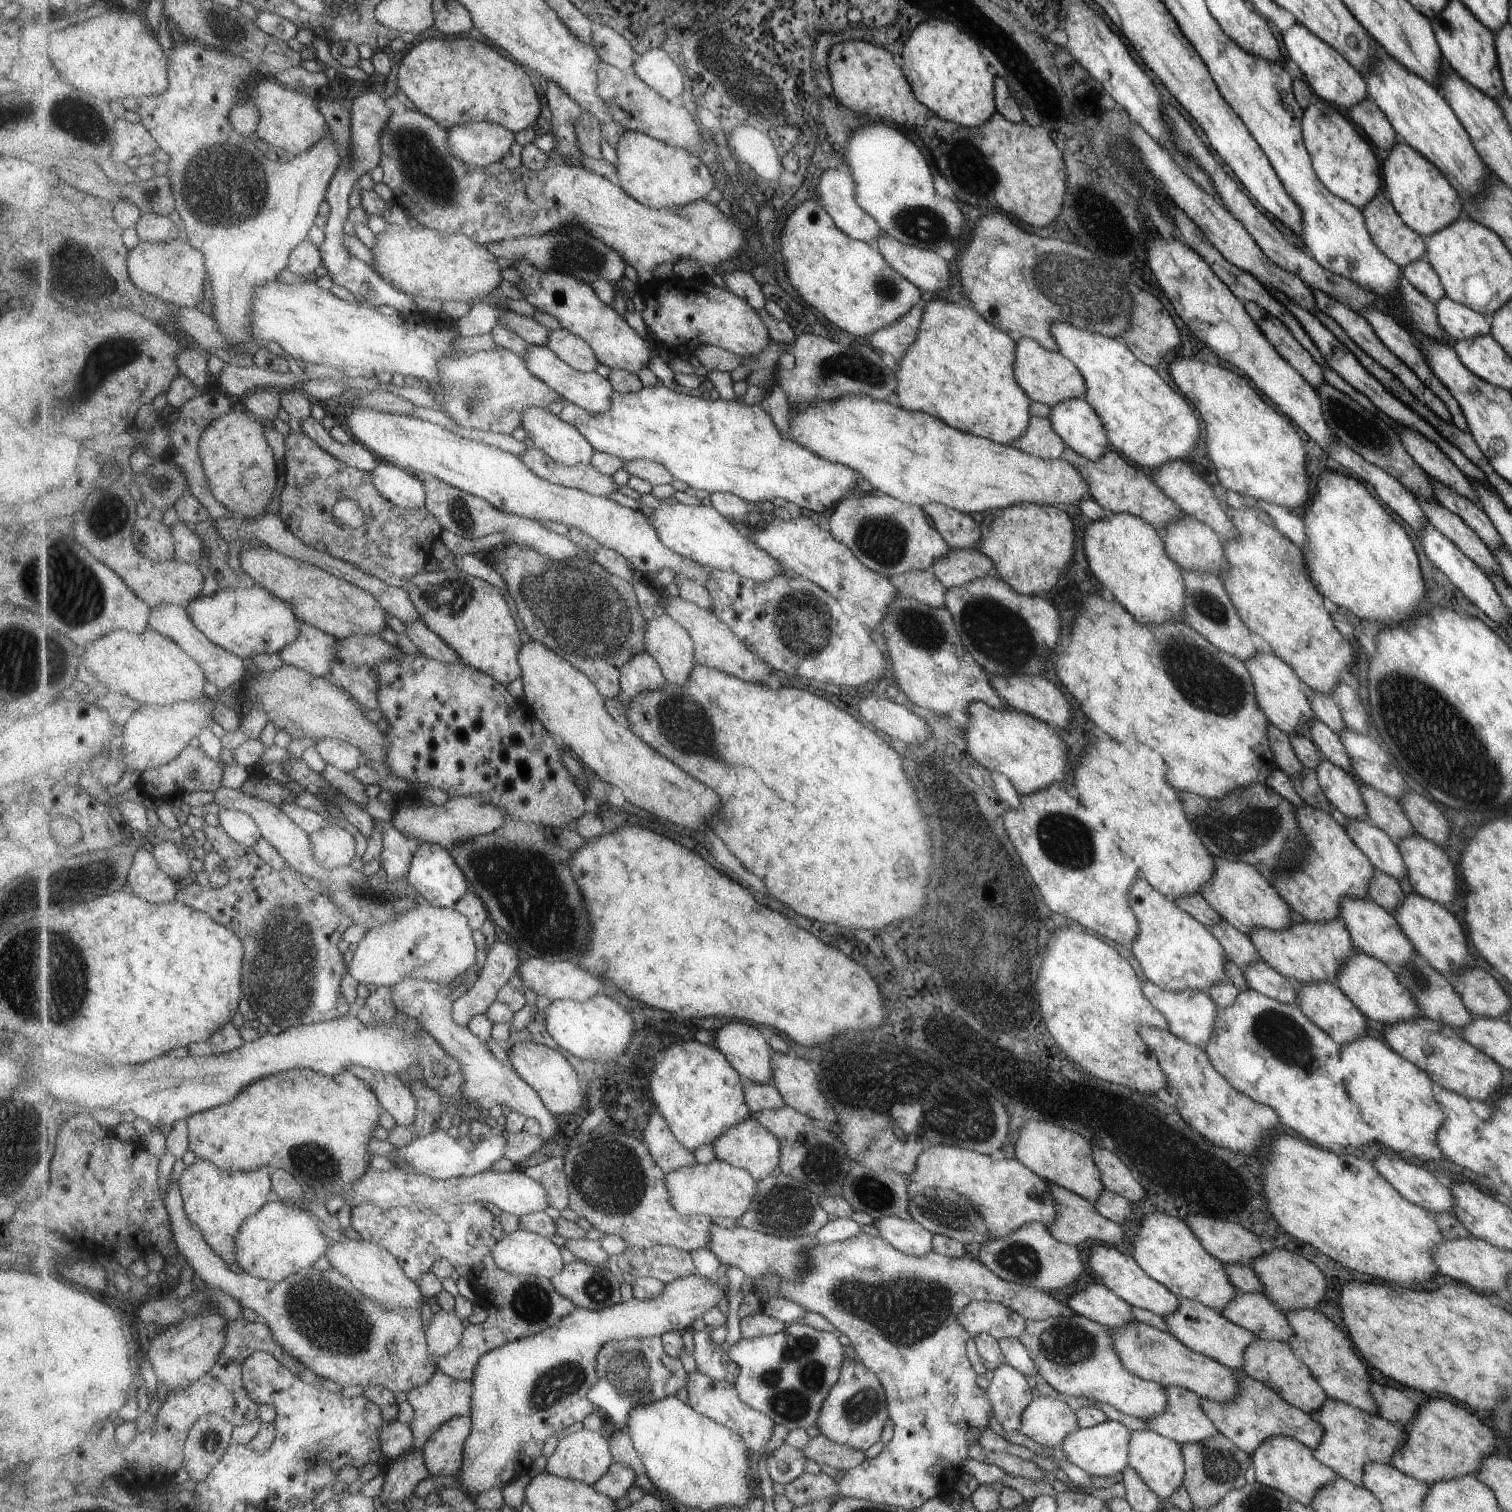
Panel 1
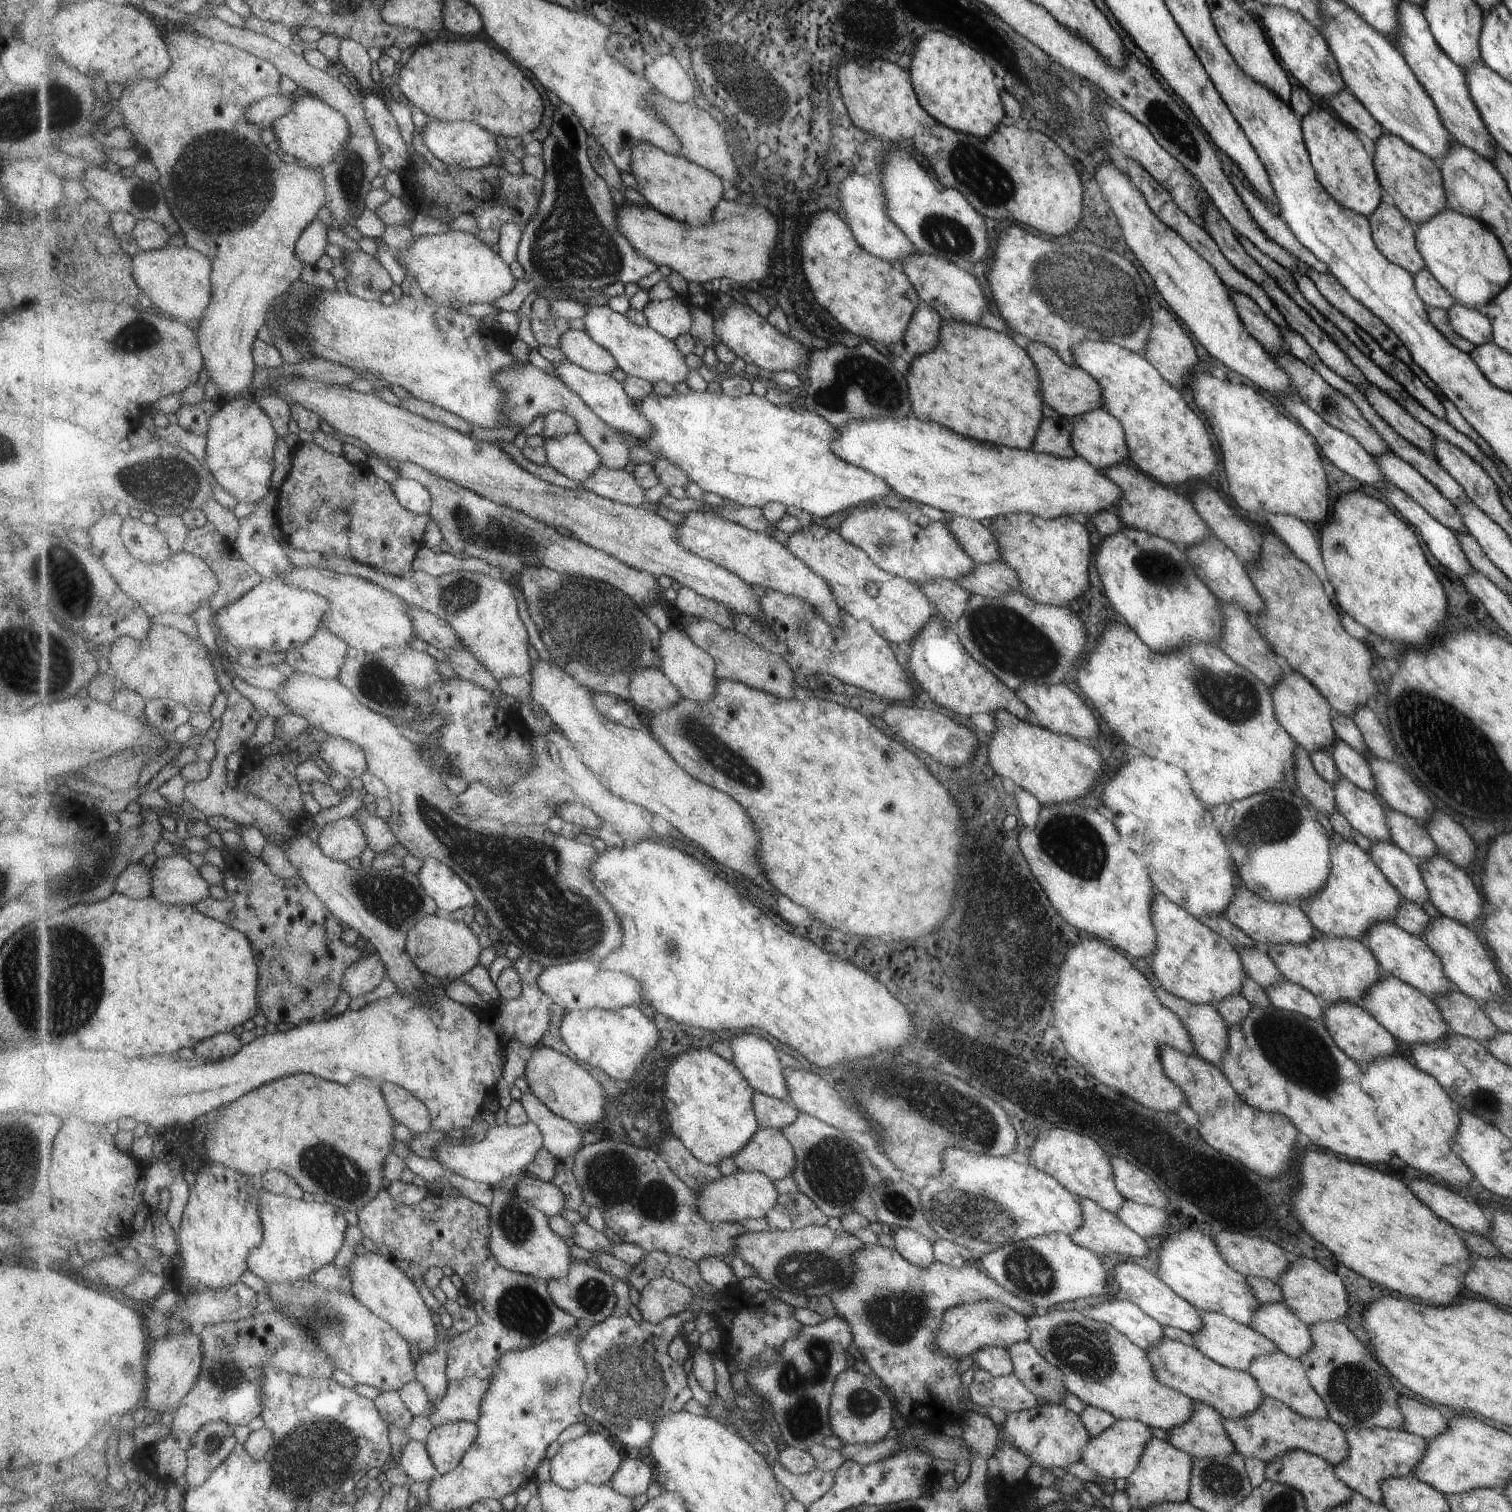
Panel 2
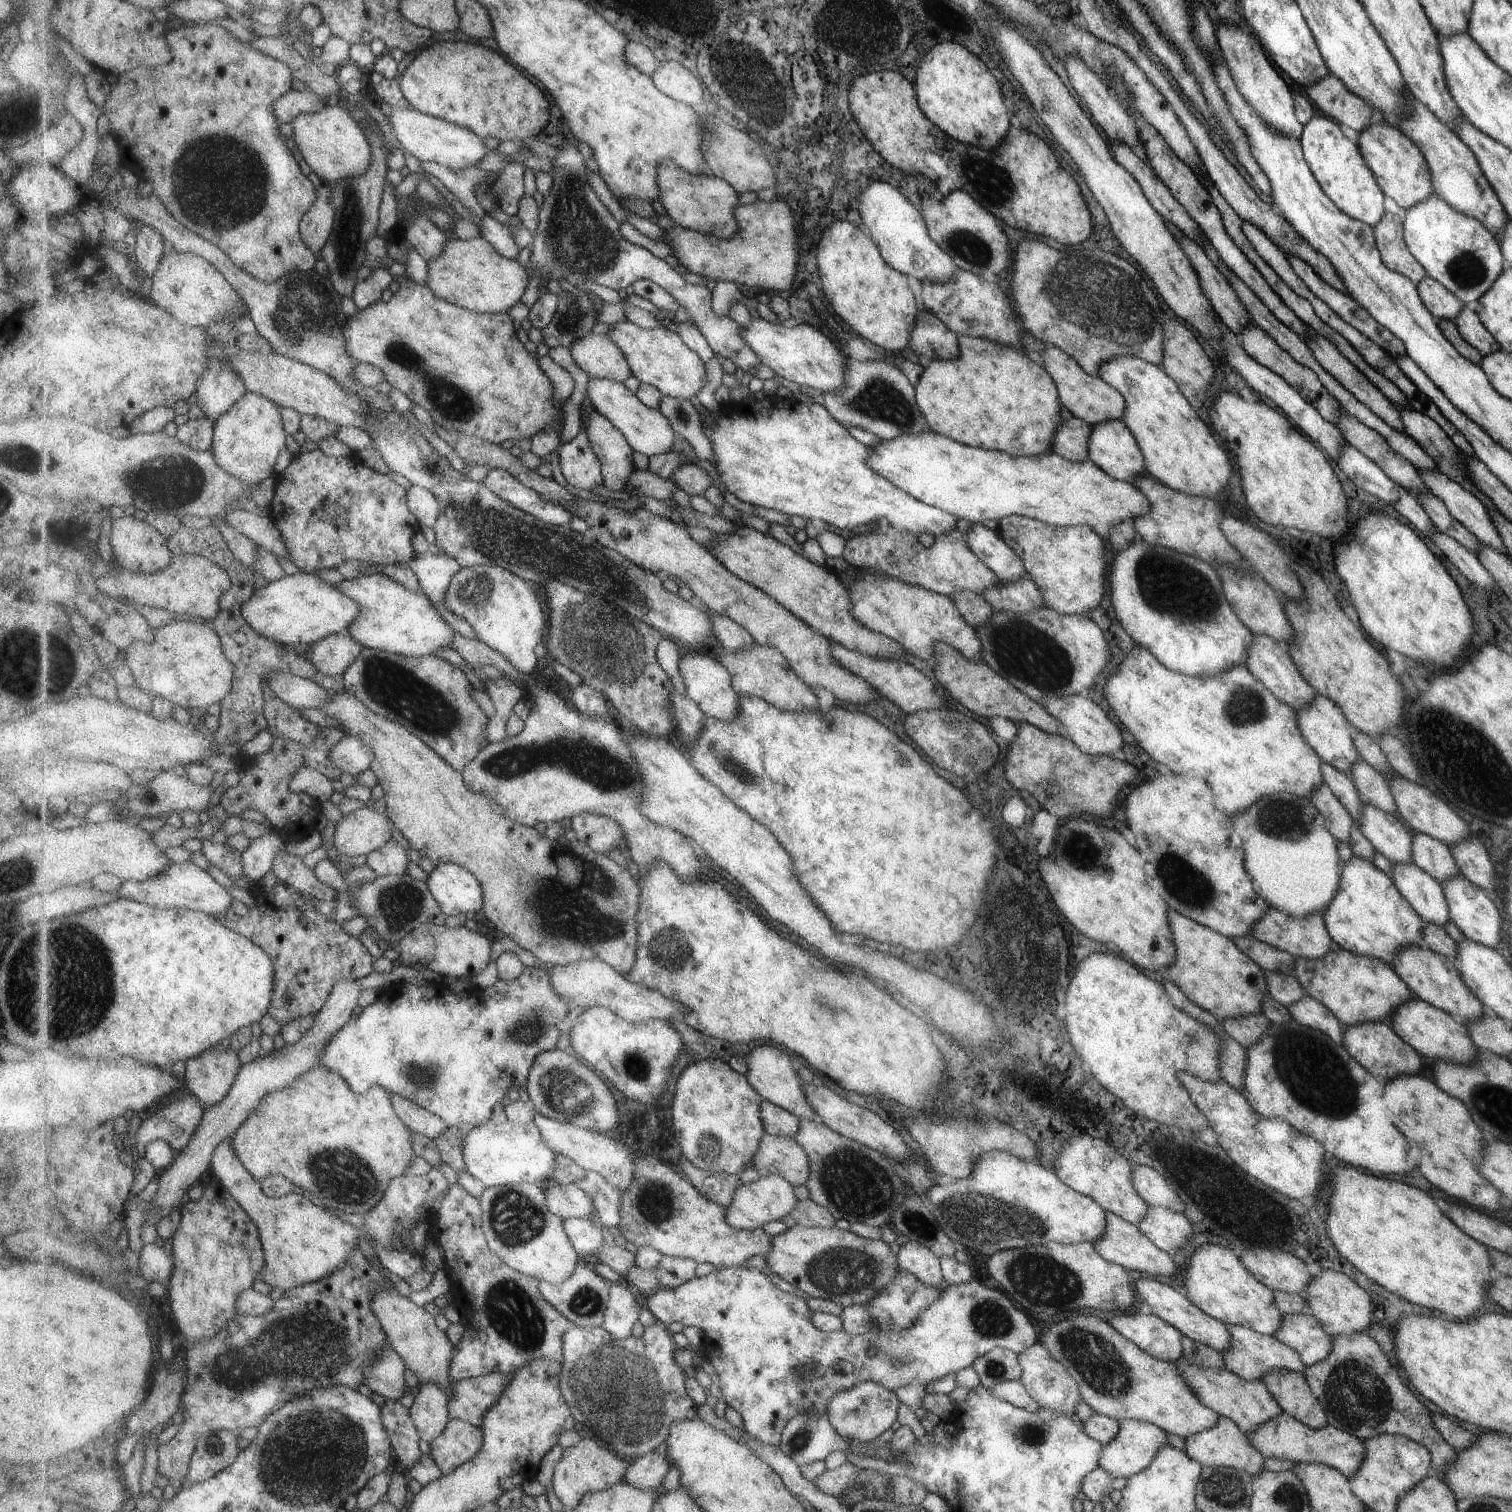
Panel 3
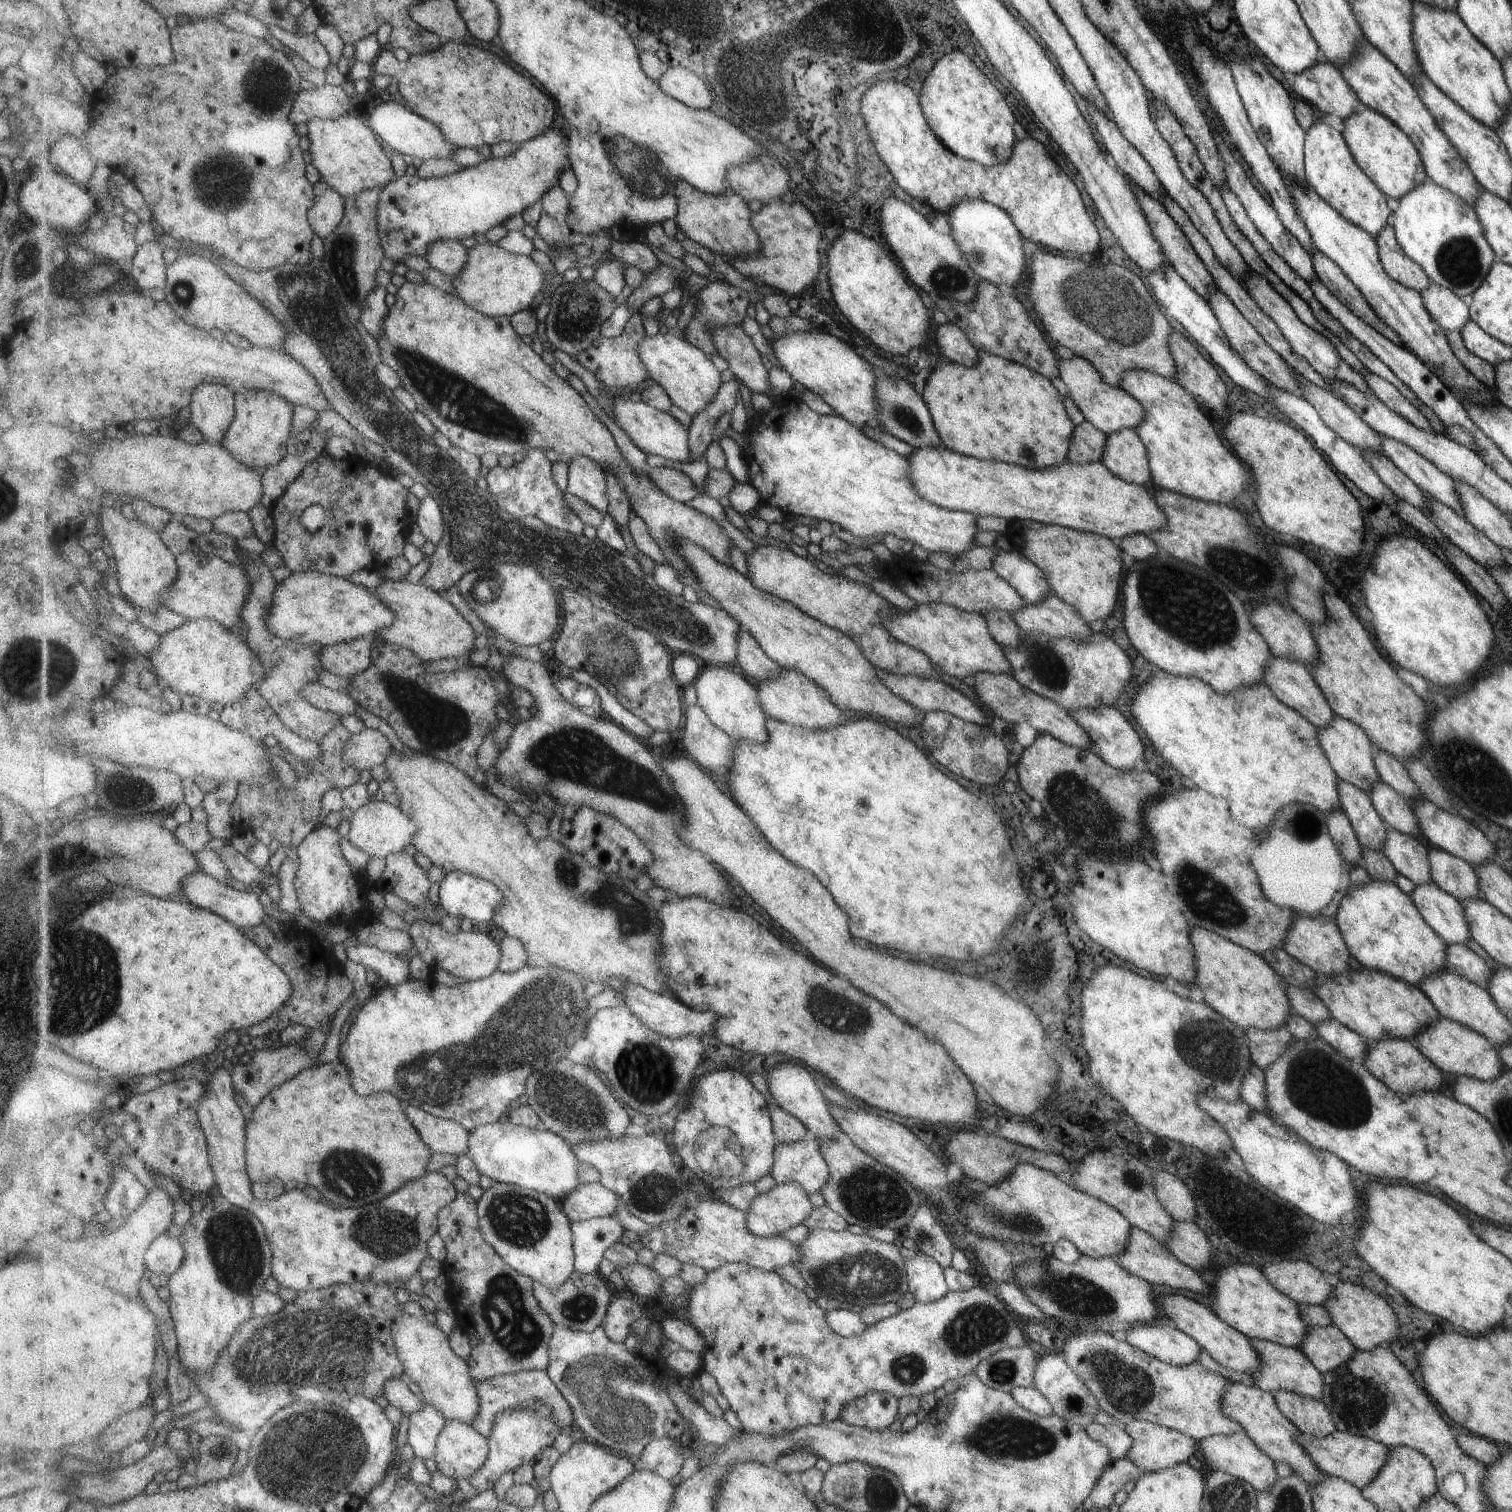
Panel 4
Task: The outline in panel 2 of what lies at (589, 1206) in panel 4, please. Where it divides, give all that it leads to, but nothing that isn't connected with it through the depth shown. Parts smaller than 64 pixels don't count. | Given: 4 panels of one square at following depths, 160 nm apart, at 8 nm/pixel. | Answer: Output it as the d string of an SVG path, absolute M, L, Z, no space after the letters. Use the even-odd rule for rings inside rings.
M526 1173L521 1175L521 1180L514 1190L523 1200L550 1217L561 1215L561 1210L565 1209L566 1196L553 1181L544 1181Z

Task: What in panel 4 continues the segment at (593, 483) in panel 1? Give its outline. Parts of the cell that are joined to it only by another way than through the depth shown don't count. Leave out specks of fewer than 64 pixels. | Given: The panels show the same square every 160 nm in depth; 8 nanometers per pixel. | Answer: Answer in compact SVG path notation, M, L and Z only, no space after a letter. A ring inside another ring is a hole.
M653 467L647 471L648 477L656 482L656 485L679 502L693 500L699 494L699 488L695 486L693 480L675 468Z

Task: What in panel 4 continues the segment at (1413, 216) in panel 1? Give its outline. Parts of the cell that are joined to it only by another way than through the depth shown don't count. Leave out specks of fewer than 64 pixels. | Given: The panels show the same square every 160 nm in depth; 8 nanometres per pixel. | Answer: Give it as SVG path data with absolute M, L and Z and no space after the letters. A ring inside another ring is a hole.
M1360 105L1342 123L1344 140L1356 164L1387 196L1401 199L1406 192L1413 191L1427 180L1418 149L1394 121Z

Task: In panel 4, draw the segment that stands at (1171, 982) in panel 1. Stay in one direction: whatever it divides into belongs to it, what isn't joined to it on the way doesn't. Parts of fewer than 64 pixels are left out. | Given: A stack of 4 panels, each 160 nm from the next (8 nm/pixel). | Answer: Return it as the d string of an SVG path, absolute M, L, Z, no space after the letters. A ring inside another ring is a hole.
M1191 928L1188 939L1196 966L1192 983L1203 993L1206 1005L1242 1029L1267 1030L1283 1025L1287 1014L1293 1012L1286 997L1286 984L1258 953L1203 928Z

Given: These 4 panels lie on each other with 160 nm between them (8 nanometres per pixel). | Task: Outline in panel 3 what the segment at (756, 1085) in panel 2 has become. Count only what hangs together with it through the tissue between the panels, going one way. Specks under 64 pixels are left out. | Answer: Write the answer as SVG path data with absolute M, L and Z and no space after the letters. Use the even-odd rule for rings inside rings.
M753 1046L750 1049L746 1057L750 1068L747 1077L757 1092L760 1092L763 1100L771 1101L773 1104L795 1113L801 1120L809 1119L821 1122L822 1118L805 1094L803 1081L797 1074L798 1066L791 1061L791 1058L775 1046L759 1046L759 1048Z

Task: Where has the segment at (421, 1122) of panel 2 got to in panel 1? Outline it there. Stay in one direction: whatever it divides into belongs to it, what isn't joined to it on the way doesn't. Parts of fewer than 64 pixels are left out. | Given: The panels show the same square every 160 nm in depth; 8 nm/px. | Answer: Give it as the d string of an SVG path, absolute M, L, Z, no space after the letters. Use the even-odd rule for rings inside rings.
M350 1066L348 1070L367 1081L375 1090L382 1109L390 1113L395 1124L411 1128L418 1107L418 1100L411 1087L408 1087L396 1074L384 1073L364 1066Z

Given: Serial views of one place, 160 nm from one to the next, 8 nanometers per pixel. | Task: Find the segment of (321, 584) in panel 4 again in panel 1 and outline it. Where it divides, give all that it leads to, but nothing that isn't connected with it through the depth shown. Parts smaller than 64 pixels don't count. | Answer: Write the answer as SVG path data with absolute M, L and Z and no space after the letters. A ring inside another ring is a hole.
M260 584L248 589L227 590L219 587L210 595L198 596L186 608L205 636L242 659L261 653L278 653L297 638L301 628L293 607Z

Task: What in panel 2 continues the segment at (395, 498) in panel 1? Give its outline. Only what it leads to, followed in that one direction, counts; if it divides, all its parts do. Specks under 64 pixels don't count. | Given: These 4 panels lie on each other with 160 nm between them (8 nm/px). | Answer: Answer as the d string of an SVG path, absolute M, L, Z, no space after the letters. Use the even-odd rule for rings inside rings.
M398 476L391 482L398 499L410 510L419 514L429 513L434 498L429 489L418 480Z

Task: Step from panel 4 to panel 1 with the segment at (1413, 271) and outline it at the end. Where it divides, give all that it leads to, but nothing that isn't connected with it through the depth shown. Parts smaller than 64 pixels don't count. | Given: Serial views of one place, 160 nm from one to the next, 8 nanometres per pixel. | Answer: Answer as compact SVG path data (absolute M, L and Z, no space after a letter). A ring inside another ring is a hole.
M1385 192L1375 193L1361 211L1374 245L1398 267L1423 256L1423 237L1403 224Z

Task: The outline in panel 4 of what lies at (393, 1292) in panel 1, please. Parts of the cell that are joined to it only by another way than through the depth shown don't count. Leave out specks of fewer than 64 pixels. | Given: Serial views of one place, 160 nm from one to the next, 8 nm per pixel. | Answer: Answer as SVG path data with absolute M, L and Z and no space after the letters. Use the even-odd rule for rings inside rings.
M401 1313L392 1324L397 1352L404 1366L408 1381L414 1381L422 1390L424 1400L434 1404L447 1418L471 1423L480 1409L480 1398L475 1381L471 1378L468 1362L455 1354L446 1332L436 1323L427 1322L425 1317Z

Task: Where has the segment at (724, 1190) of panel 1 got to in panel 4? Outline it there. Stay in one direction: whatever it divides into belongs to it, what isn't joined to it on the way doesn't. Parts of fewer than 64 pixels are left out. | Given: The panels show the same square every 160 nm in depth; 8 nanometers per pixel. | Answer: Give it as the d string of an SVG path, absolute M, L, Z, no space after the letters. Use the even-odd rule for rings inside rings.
M799 1182L777 1184L769 1192L762 1192L746 1212L749 1230L758 1237L772 1237L781 1235L797 1224L803 1224L815 1208L807 1194L806 1188Z

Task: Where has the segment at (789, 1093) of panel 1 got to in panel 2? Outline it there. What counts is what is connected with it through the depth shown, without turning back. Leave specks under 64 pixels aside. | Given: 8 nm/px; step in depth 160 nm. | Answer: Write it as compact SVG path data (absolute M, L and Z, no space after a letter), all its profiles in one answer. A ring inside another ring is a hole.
M786 1067L786 1081L789 1087L791 1102L801 1113L807 1113L819 1118L823 1122L838 1128L841 1132L863 1132L869 1128L869 1122L849 1110L849 1105L841 1098L839 1092L825 1080L821 1078L819 1072L811 1073L806 1069L794 1069Z

